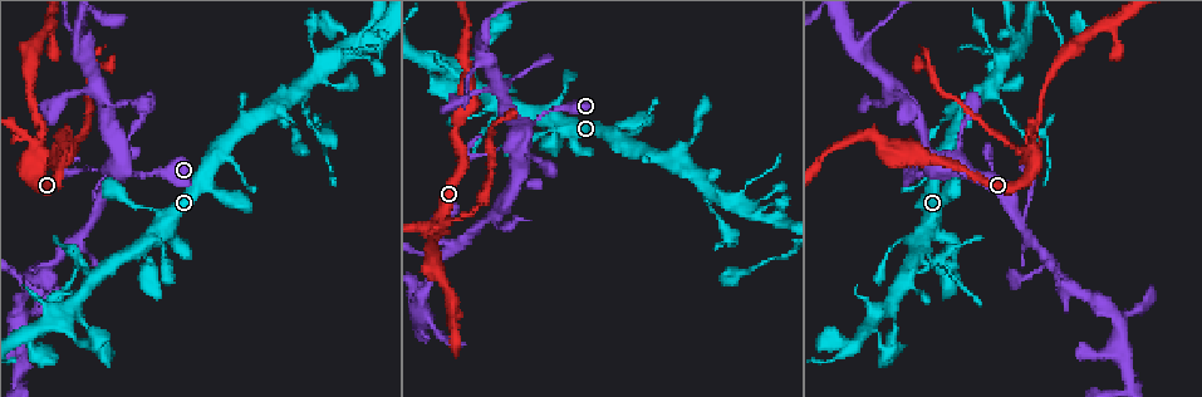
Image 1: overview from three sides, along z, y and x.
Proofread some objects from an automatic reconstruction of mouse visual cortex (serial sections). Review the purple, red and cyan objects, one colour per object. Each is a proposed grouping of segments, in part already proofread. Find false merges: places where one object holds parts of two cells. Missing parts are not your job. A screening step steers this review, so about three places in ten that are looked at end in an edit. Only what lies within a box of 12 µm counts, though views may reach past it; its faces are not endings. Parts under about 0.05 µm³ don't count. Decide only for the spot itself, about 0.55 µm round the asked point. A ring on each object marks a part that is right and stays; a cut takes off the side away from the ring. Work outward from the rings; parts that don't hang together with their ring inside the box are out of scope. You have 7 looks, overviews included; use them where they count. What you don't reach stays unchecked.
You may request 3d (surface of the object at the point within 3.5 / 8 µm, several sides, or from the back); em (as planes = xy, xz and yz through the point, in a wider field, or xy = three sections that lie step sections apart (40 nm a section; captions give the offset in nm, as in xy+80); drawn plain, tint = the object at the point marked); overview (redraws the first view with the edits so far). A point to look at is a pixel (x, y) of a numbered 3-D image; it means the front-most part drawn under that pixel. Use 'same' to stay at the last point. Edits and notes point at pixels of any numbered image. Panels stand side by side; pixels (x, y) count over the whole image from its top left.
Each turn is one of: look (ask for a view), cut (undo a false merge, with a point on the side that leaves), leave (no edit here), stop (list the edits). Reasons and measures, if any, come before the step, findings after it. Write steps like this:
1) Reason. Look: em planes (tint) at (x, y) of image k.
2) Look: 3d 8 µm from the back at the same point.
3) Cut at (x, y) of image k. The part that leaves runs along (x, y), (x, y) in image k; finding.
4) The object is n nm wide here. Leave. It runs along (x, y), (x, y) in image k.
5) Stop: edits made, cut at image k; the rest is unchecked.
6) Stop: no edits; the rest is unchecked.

Four or more arms meet. Look: 3d 8 µm at (33, 156) of image 1.

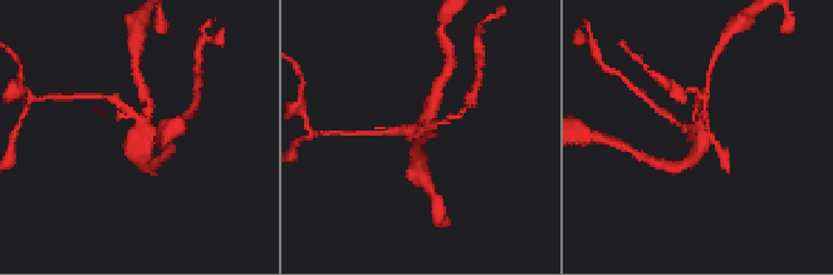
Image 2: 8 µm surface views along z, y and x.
4 arms meet here; the arms are 150, 150, 200, 300 nm wide. Look: em planes (tint) at (140, 138) of image 2.

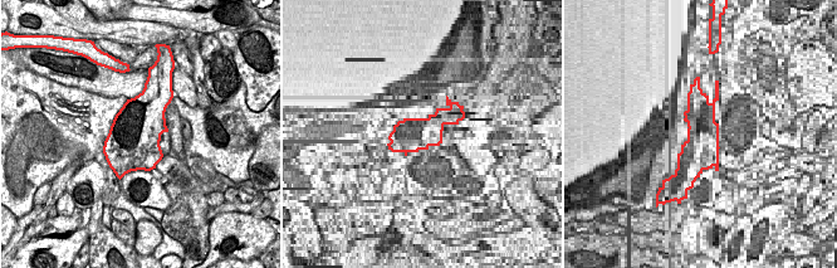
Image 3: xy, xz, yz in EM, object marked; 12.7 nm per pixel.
The object is 650 nm wide here. Cut at (119, 106) of image 2. The part that leaves runs along (427, 128), (457, 116), (469, 103) in image 2; a second cell is stuck on.

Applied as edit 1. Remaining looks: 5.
Thin arm on a thick one. Look: 3d 3.5 µm at (507, 144) of image 1.

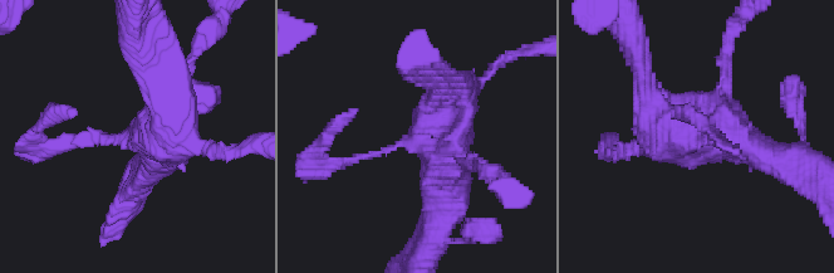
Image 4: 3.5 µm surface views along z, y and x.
4 arms meet here; the arms are 100, 400, 500, 600 nm wide. Look: em planes (tint) at (411, 139) of image 4.

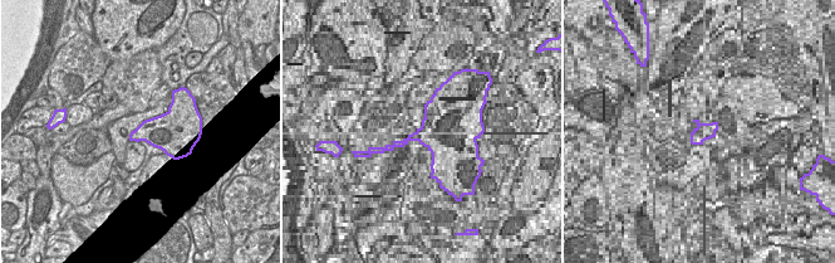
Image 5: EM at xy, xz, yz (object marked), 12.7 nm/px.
The object is 400 nm wide here. Leave. It runs along (465, 91), (445, 133), (333, 165) in image 4; all the same cell.

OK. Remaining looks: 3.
Sharp bend. Look: 3d 3.5 µm at (1067, 287) of image 1.

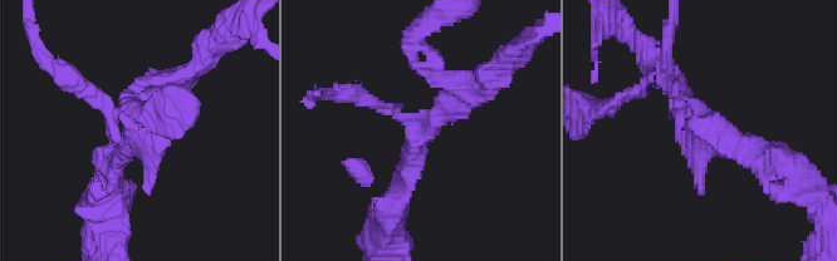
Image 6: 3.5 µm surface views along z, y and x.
Shape alone is not enough. Look: em xy step 2 (tint) at (423, 129) of image 6.

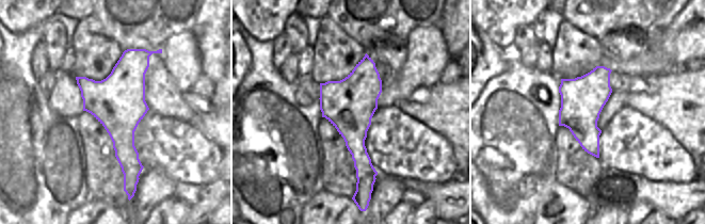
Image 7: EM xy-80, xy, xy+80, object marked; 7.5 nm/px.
Cut at (367, 102) of image 6. The part that leaves runs along (393, 114), (344, 88) in image 6; two cells meet here.

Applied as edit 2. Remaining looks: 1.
Stop: edits made, cut at image 2, cut at image 6; the rest is unchecked.

